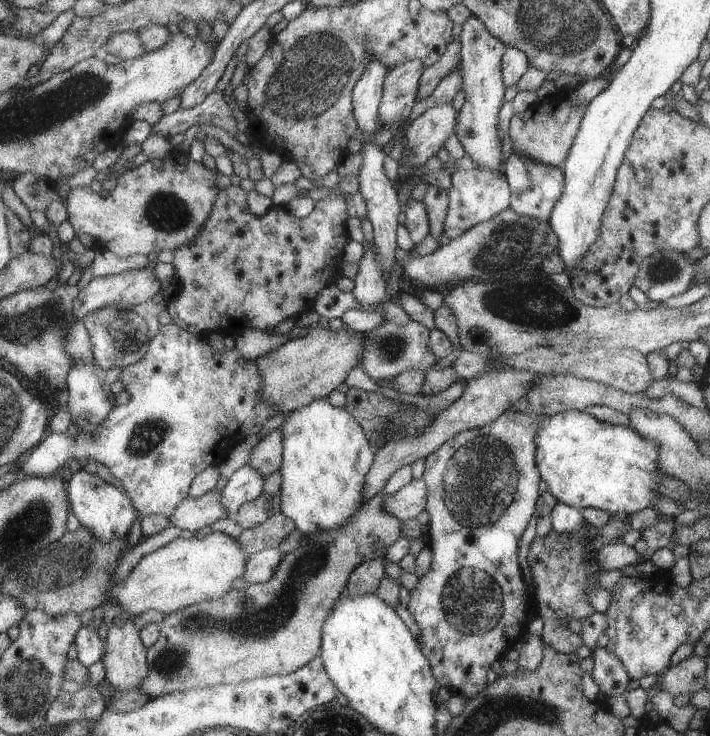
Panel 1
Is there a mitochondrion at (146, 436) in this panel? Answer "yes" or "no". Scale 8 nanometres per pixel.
yes

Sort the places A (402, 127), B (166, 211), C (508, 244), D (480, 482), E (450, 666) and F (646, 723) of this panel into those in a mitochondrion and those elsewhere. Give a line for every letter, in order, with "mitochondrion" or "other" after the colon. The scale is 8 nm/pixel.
A: other
B: mitochondrion
C: mitochondrion
D: mitochondrion
E: other
F: other

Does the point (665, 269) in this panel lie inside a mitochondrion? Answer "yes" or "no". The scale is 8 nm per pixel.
yes

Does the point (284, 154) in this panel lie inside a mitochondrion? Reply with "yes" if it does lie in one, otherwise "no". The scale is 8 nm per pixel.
no

